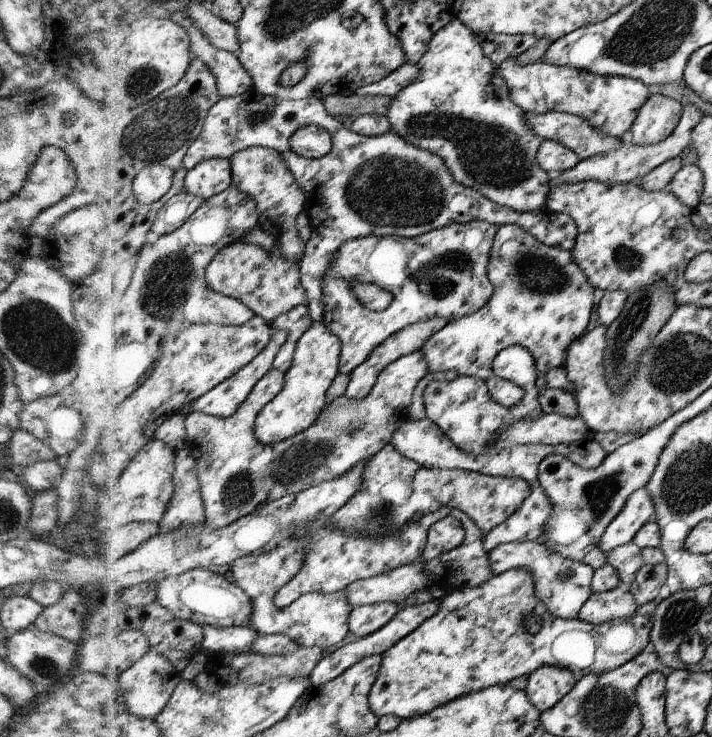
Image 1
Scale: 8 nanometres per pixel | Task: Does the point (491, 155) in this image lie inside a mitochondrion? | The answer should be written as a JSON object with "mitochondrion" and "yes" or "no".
{"mitochondrion":"yes"}

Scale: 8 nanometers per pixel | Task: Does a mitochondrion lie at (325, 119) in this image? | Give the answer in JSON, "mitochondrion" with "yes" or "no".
{"mitochondrion":"no"}

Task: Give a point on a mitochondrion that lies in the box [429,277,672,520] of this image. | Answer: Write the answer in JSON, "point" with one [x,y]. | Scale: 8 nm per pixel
{"point":[637,310]}

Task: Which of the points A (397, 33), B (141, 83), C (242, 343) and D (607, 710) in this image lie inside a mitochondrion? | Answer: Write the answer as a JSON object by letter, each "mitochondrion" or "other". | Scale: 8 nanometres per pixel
{"A":"other","B":"mitochondrion","C":"other","D":"mitochondrion"}

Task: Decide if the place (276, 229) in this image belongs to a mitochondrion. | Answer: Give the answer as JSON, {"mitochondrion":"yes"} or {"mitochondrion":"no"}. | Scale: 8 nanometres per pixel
{"mitochondrion":"no"}

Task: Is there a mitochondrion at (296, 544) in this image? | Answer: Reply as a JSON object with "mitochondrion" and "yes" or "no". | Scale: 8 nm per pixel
{"mitochondrion":"no"}

